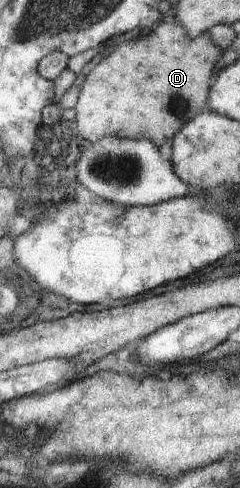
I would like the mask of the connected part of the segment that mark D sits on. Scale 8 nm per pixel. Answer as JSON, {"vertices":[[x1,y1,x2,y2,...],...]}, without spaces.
{"vertices":[[159,21,159,23,152,29,149,36,144,36,140,34,137,39,131,39,124,41,116,47,116,50,112,55,108,55,105,59,102,59,92,71,89,72,89,75,86,77,81,77,79,80,80,93,78,101,74,108,76,108,76,125,77,132,82,135,84,139,88,139,92,143,97,142,103,137,119,137,122,139,129,140,148,140,152,142,155,146,162,147,162,145,172,145,173,137,175,133,184,125,184,123,192,121,198,114,200,114,202,109,206,107,206,104,209,103,209,91,216,77,215,63,218,61,218,58,221,56,221,51,215,43,212,43,209,33,203,33,201,36,191,38,186,31,186,28,180,22,174,23,165,23]]}

